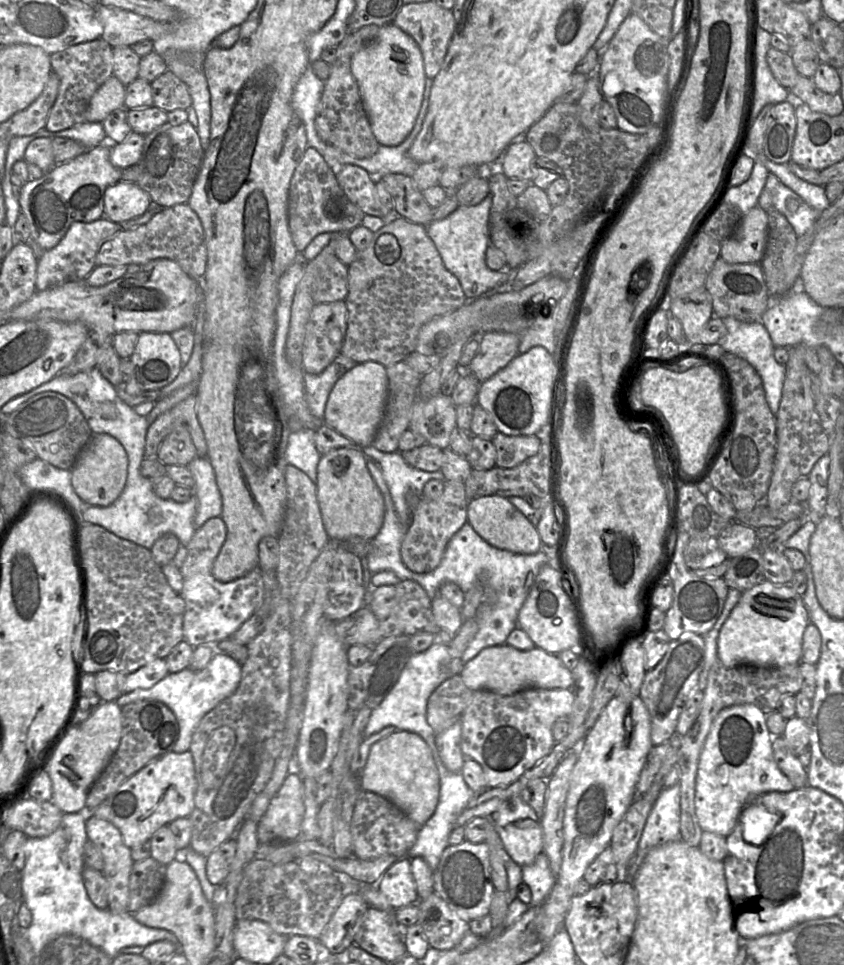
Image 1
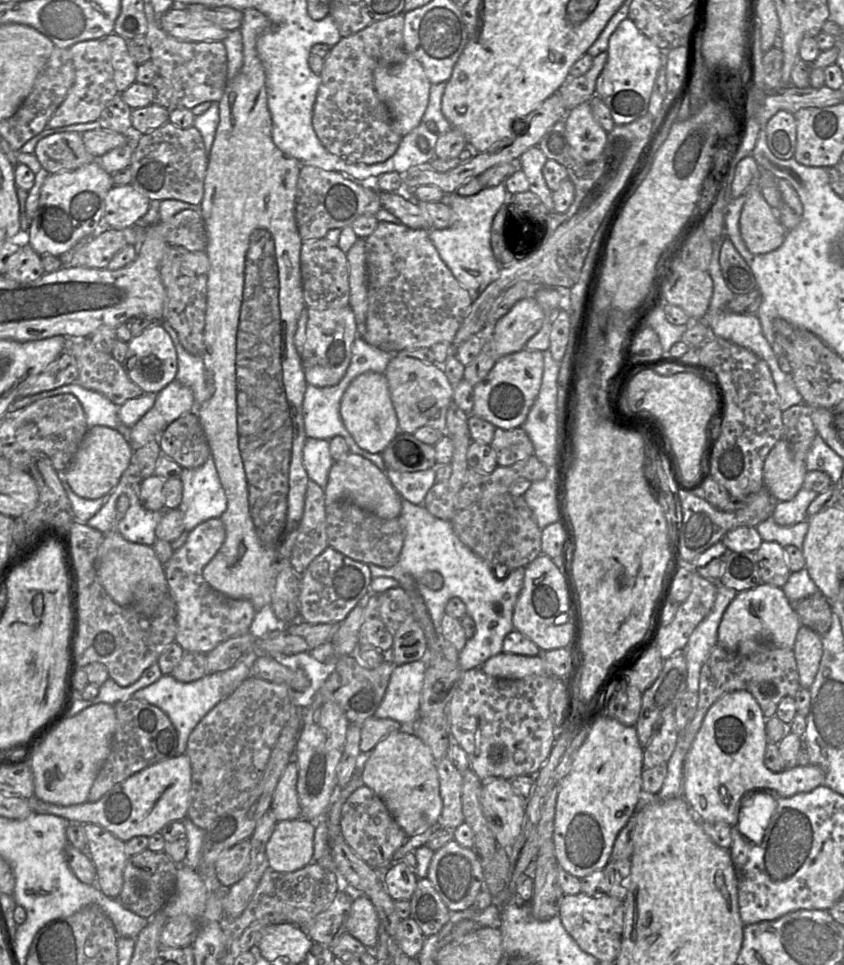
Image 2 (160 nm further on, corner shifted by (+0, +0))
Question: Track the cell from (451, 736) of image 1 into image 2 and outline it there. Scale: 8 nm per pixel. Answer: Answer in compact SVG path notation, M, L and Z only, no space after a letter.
M446 755L437 762L443 809L438 819L440 827L455 830L464 822L462 810L462 773Z

